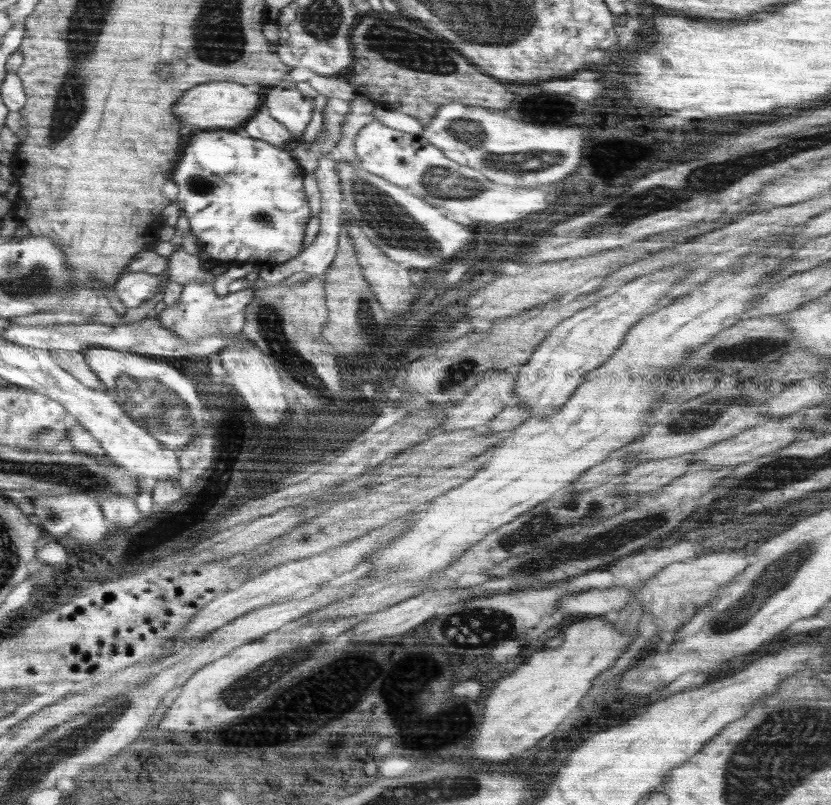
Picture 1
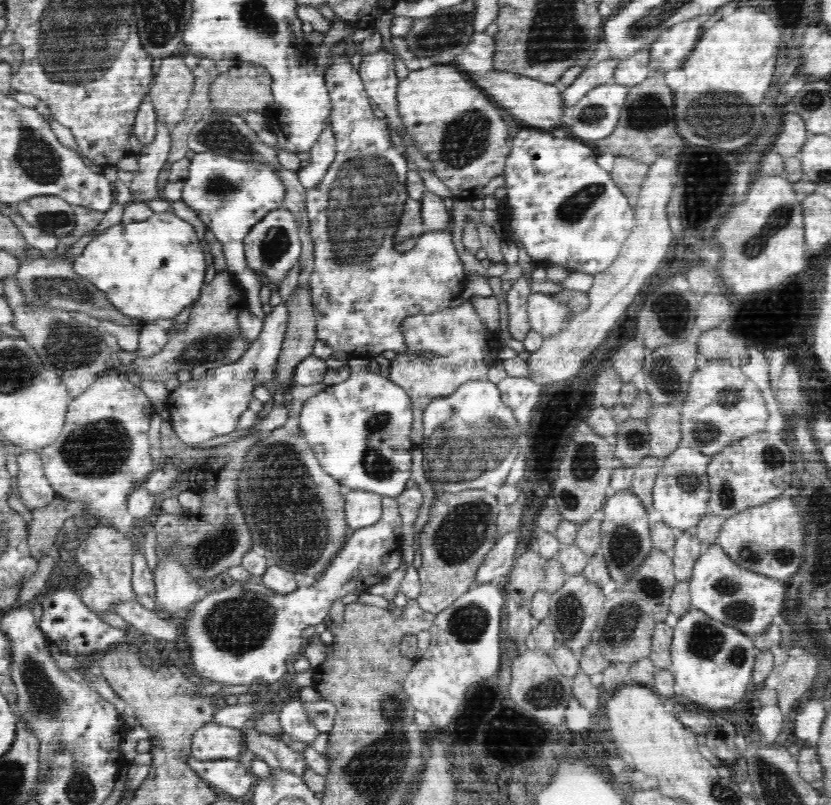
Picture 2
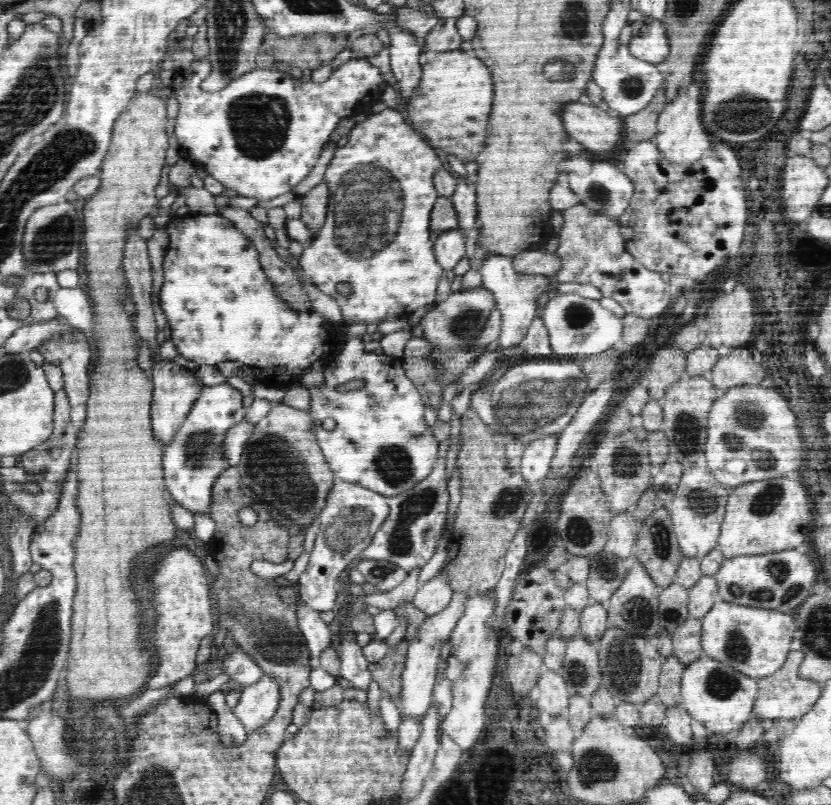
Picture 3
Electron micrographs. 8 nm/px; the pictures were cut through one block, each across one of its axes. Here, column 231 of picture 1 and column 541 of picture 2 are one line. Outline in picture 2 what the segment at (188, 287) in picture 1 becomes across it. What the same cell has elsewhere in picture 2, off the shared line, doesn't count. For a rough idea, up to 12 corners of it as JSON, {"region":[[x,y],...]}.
{"region":[[533,293],[527,303],[531,329],[558,335],[571,309],[551,293]]}

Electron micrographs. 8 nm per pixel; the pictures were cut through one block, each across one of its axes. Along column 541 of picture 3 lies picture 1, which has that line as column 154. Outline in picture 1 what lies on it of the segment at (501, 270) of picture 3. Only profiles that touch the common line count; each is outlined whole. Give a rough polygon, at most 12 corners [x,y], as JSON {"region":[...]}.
{"region":[[124,272],[115,284],[126,309],[162,292],[160,276]]}

